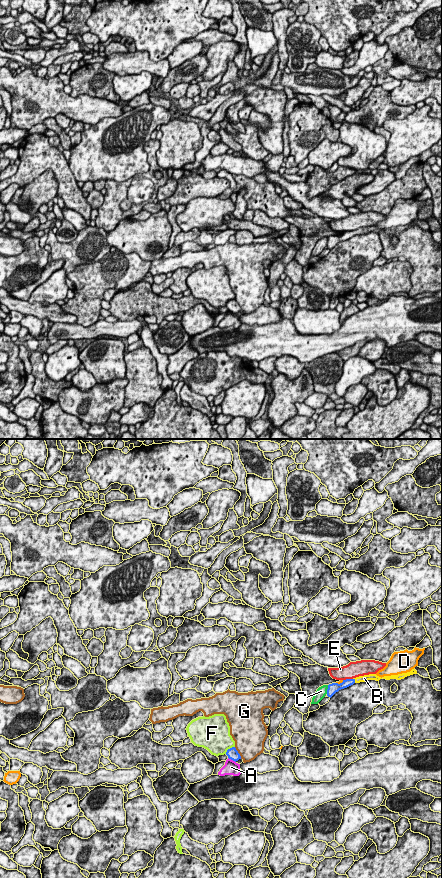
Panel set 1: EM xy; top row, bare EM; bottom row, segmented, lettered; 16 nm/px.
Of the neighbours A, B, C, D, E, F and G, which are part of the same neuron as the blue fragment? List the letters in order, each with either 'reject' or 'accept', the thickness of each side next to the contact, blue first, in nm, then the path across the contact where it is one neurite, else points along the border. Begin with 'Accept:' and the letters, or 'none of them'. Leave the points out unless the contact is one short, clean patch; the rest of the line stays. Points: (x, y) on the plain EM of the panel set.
Accept: B
A: reject; 180 nm thick on the blue side, 220 nm on the other
B: accept; 130 nm thick on the blue side, 100 nm on the other; runs through xy (346, 235), (354, 232), (364, 230)
C: reject; 160 nm thick on the blue side, 160 nm on the other
D: reject; 160 nm thick on the blue side, 50 nm on the other
E: reject; 160 nm thick on the blue side, 260 nm on the other
F: reject; 180 nm thick on the blue side, 460 nm on the other
G: reject; 180 nm thick on the blue side, 480 nm on the other

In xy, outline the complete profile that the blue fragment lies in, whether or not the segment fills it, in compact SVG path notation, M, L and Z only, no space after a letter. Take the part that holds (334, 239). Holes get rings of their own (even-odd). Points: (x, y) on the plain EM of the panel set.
M369 226L369 227L359 228L359 229L353 230L353 231L343 232L343 234L340 236L332 235L332 236L328 237L327 248L331 250L339 242L347 240L347 239L353 237L354 235L366 234L368 232L379 233L380 231L382 231L382 230L377 228L376 226Z

